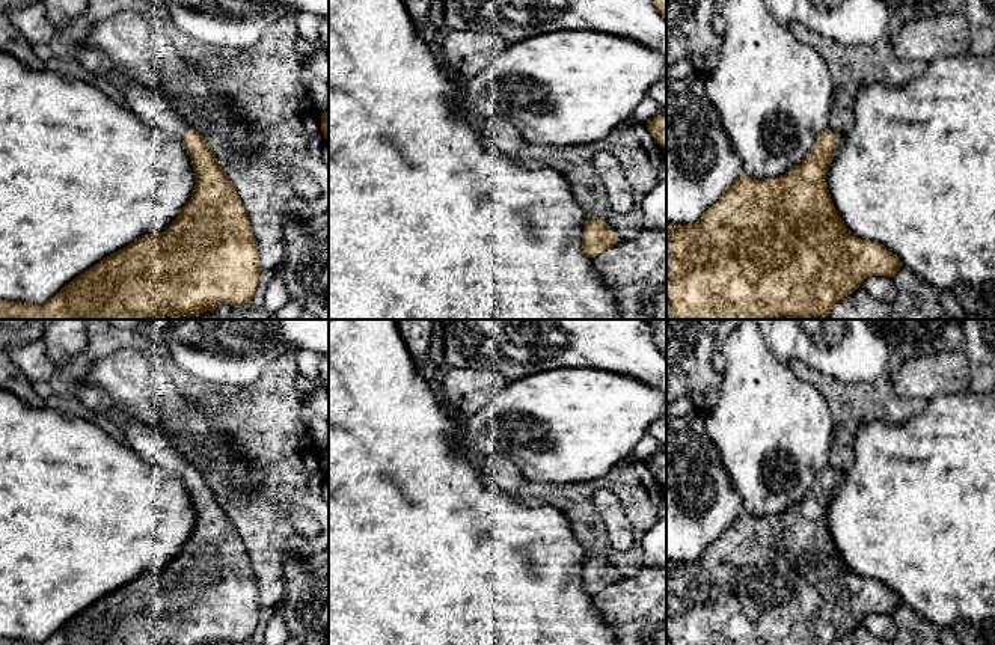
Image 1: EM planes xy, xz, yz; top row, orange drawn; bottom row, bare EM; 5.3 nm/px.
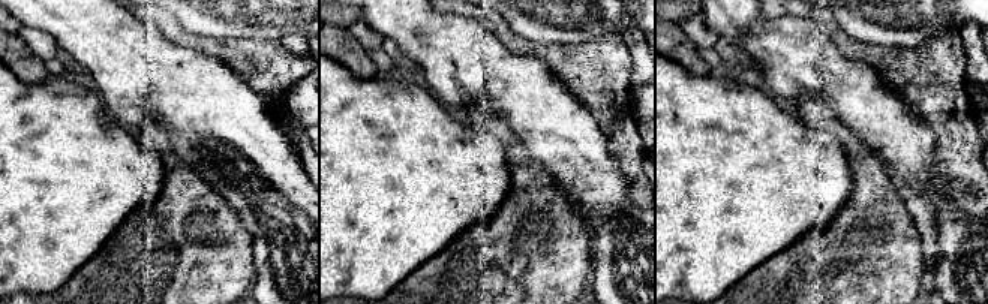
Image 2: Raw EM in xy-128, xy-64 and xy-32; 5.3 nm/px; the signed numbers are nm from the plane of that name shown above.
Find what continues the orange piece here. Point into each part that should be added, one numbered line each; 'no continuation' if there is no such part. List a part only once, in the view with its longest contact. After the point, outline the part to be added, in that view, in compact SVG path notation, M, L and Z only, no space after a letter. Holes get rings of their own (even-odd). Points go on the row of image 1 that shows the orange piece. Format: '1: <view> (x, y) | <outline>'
1: xy (143, 101) | M136 80L125 84L119 92L125 99L125 107L142 121L155 125L184 142L184 134L193 130L176 112L166 102L158 92L140 84ZM113 87L115 89L115 87ZM115 89L116 90L116 89Z

